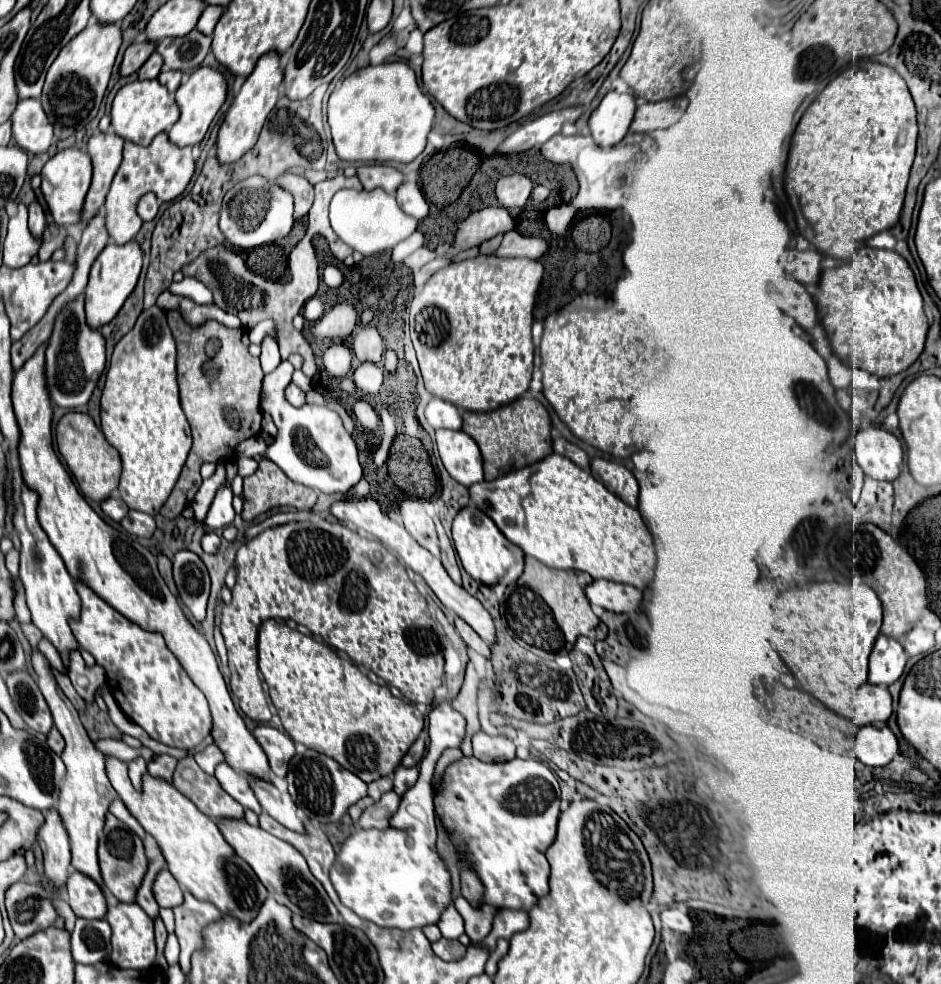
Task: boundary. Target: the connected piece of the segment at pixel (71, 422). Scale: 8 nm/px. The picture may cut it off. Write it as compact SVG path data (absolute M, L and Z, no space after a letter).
M66 413L56 425L56 445L84 497L88 497L92 501L104 501L118 489L120 471L122 471L120 457L110 447L110 443L102 435L102 431L94 425L90 415Z

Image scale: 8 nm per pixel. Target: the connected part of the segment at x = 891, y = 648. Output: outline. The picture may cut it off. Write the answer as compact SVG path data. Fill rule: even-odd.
M880 635L870 655L870 675L868 681L874 685L892 685L900 679L906 667L906 651L900 641Z

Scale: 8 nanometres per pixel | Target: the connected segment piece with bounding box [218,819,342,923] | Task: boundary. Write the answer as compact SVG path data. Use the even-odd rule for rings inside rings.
M228 819L228 821L218 821L222 835L226 841L234 847L234 851L254 869L258 879L264 883L268 893L282 905L286 905L292 913L302 915L312 921L320 923L340 923L342 917L336 909L336 905L330 901L328 893L322 889L322 883L310 873L306 859L286 841L270 835L262 827L252 827L244 819Z

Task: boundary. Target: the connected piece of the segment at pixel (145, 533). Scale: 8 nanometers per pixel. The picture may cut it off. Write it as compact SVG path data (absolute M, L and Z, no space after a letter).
M128 511L128 515L120 521L120 525L136 537L152 537L152 533L156 531L156 523L154 517L146 515L146 513L138 513L138 511Z

